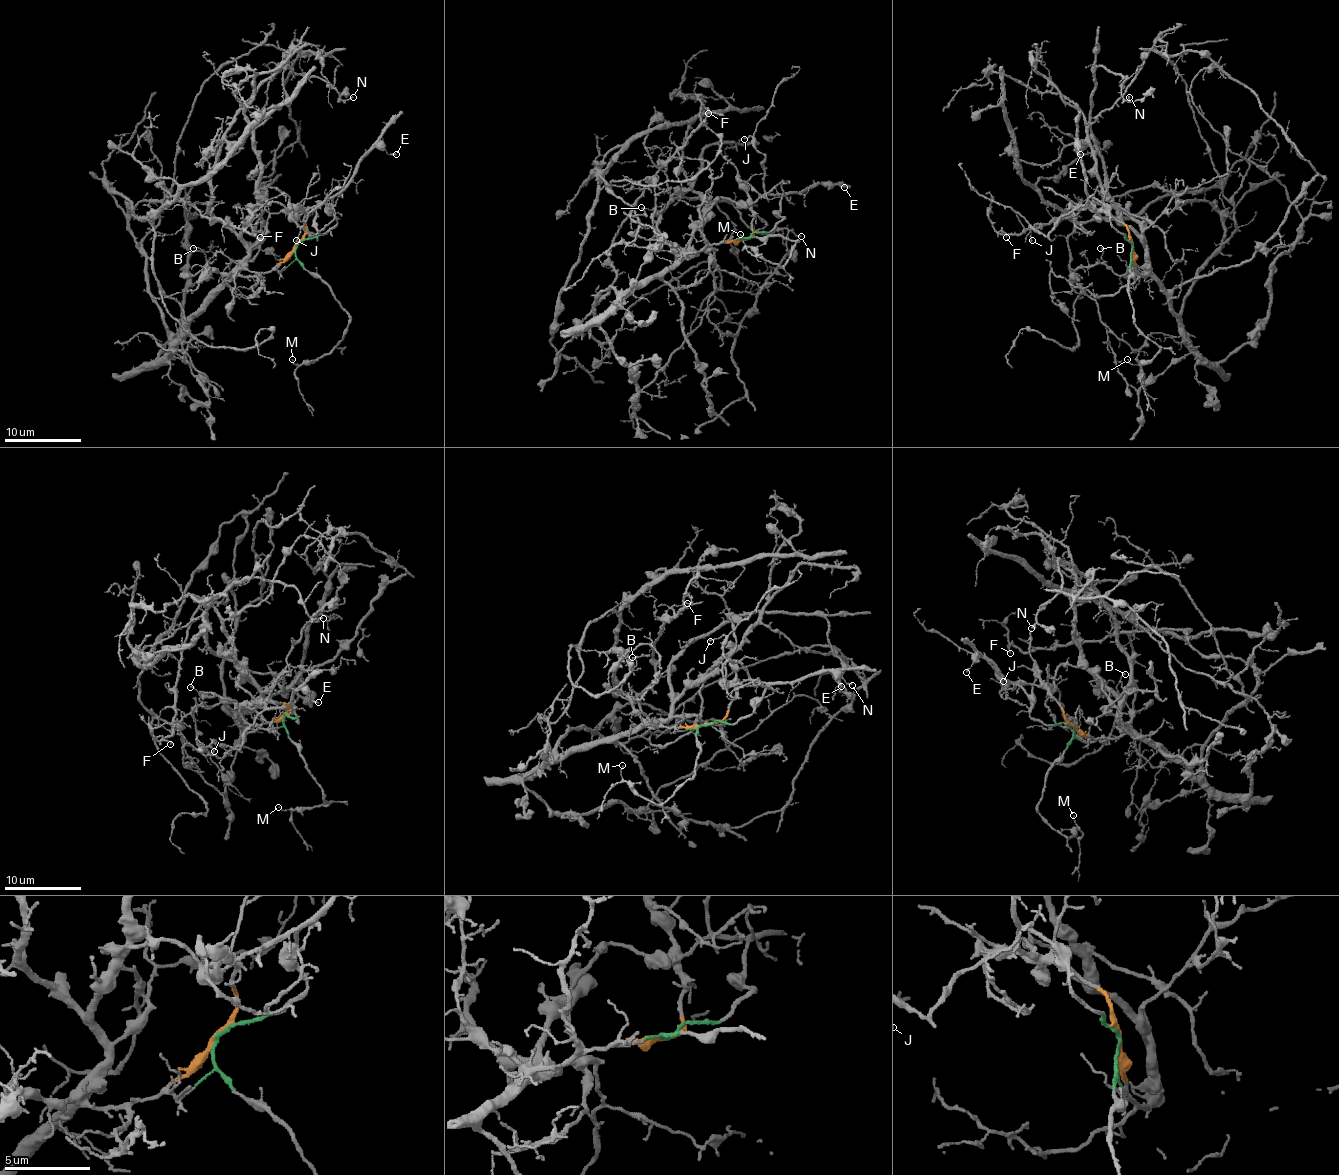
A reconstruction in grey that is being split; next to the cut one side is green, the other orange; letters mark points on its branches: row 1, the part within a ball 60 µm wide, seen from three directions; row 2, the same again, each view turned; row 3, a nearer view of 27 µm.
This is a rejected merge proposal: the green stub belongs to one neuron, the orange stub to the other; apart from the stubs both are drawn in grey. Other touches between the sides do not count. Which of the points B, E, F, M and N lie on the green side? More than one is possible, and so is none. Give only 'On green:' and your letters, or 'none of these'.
On green: E, M

